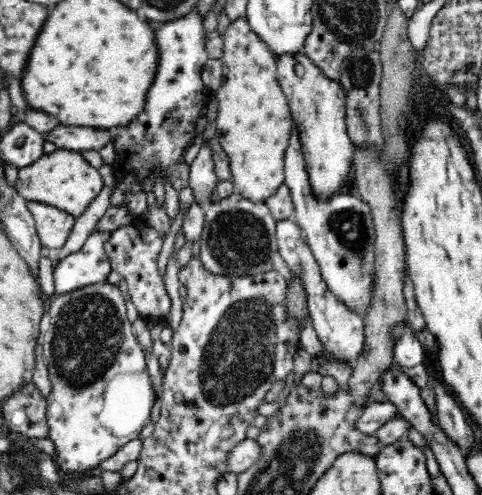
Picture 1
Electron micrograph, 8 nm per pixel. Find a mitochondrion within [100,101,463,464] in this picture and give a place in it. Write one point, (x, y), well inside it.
(240, 355)

